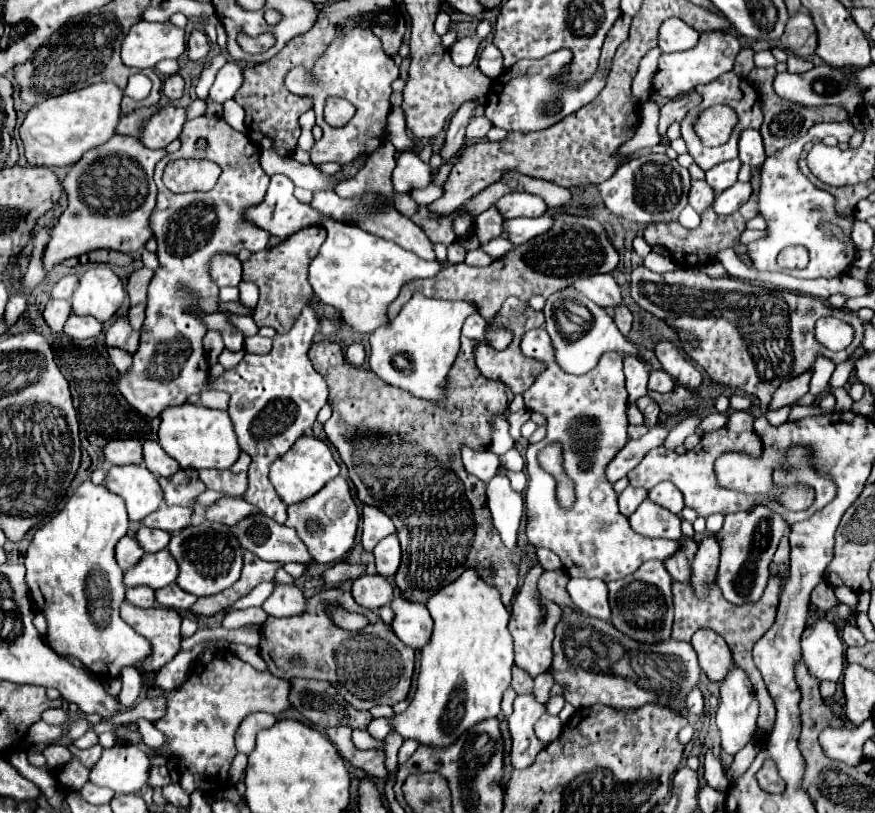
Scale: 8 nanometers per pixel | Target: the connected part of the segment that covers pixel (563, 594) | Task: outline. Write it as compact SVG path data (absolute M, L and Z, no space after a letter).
M564 569L558 571L544 571L542 579L538 581L538 591L540 595L544 595L544 599L554 601L562 607L574 607L570 601L570 595L566 591L566 583L568 583L568 573Z

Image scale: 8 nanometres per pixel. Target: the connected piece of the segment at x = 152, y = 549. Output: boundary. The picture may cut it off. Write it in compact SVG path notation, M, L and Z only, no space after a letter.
M140 527L136 533L136 541L144 547L146 553L156 553L160 549L166 549L170 543L170 533L162 531L162 529L148 529L148 527Z

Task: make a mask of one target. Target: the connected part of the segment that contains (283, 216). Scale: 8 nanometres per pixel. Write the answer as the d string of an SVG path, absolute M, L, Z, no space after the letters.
M273 175L264 201L248 213L248 219L276 237L288 237L310 225L320 227L326 221L326 215L318 213L308 203L300 203L294 197L294 187L287 176Z

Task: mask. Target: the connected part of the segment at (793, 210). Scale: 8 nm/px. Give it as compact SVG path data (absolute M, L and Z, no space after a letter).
M844 119L842 123L818 123L814 125L802 139L796 143L780 149L772 157L768 157L760 169L760 191L758 191L758 213L766 219L768 229L766 237L756 239L746 245L746 251L754 263L756 269L760 271L782 271L776 265L776 255L788 247L788 245L804 245L810 251L810 265L802 271L798 271L798 277L802 279L818 279L818 277L838 277L846 271L846 257L848 257L848 245L840 241L830 229L820 229L822 223L832 223L838 229L842 229L844 235L850 237L852 225L854 225L854 215L842 215L836 211L836 199L828 191L820 191L814 187L806 175L798 169L798 159L802 153L804 143L810 139L824 139L828 135L834 135L840 143L848 143L850 137L854 135L856 127L852 125L850 119Z

